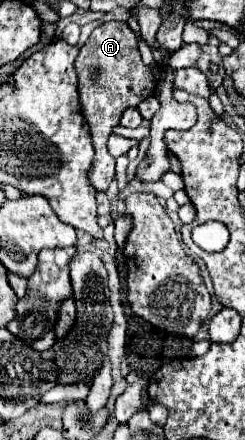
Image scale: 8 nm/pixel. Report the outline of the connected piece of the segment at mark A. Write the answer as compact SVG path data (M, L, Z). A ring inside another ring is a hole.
M117 21L103 23L91 33L89 41L81 47L79 57L75 59L75 67L79 75L81 111L89 125L95 147L95 159L89 171L89 183L91 187L95 187L95 191L105 193L115 177L115 157L109 155L107 151L107 139L127 107L137 107L145 97L151 97L155 93L155 79L153 79L153 71L147 69L141 61L133 31L127 27L127 23L117 23ZM91 69L99 69L97 79L91 79Z

